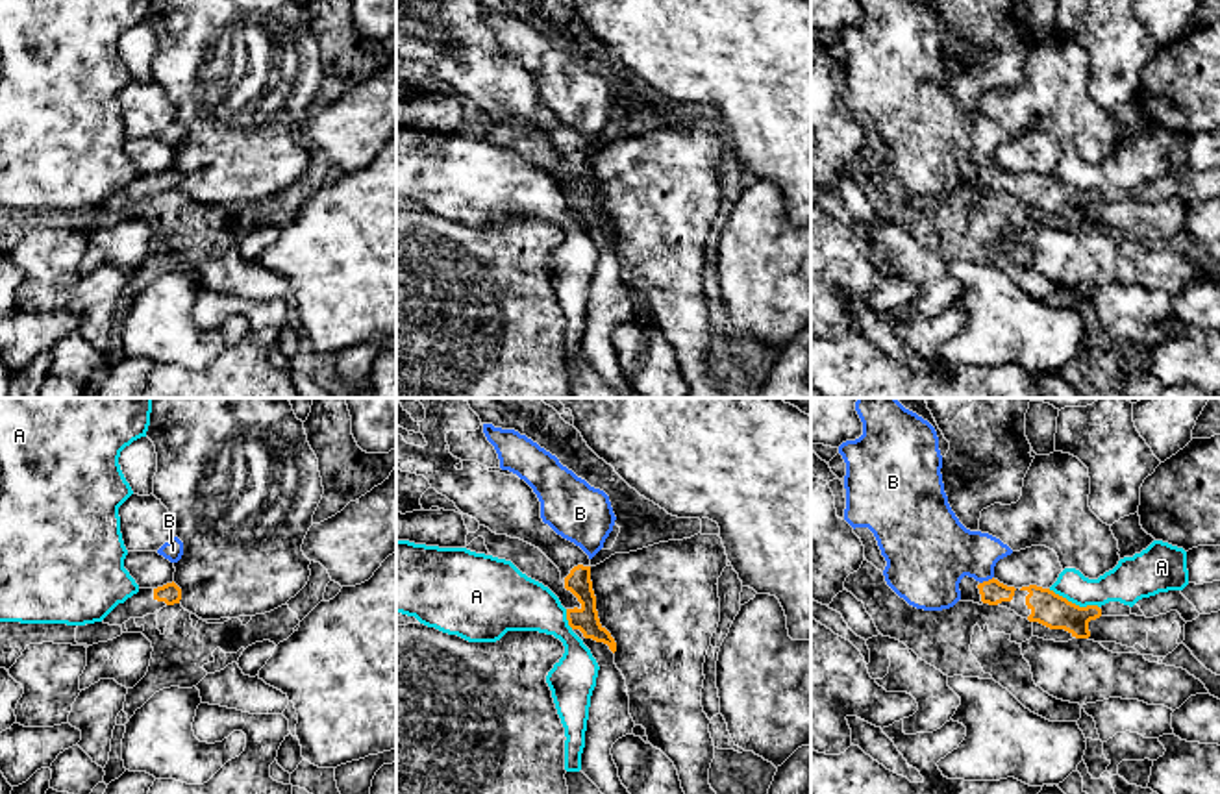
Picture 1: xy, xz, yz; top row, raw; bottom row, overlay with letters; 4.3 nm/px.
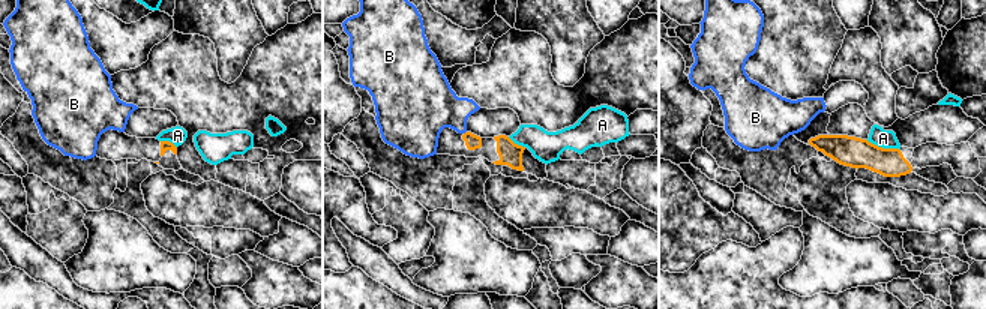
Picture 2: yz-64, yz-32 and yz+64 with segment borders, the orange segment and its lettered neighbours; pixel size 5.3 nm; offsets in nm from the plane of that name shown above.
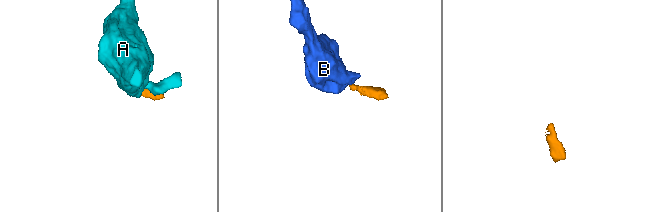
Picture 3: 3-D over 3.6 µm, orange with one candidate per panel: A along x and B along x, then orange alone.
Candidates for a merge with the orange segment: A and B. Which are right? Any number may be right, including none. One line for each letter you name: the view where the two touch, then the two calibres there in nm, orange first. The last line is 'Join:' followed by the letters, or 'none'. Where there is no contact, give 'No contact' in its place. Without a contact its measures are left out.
Join: none

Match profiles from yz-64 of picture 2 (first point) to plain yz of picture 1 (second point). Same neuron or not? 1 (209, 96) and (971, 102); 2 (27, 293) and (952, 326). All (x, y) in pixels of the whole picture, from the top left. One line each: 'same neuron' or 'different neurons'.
1: different neurons
2: same neuron

